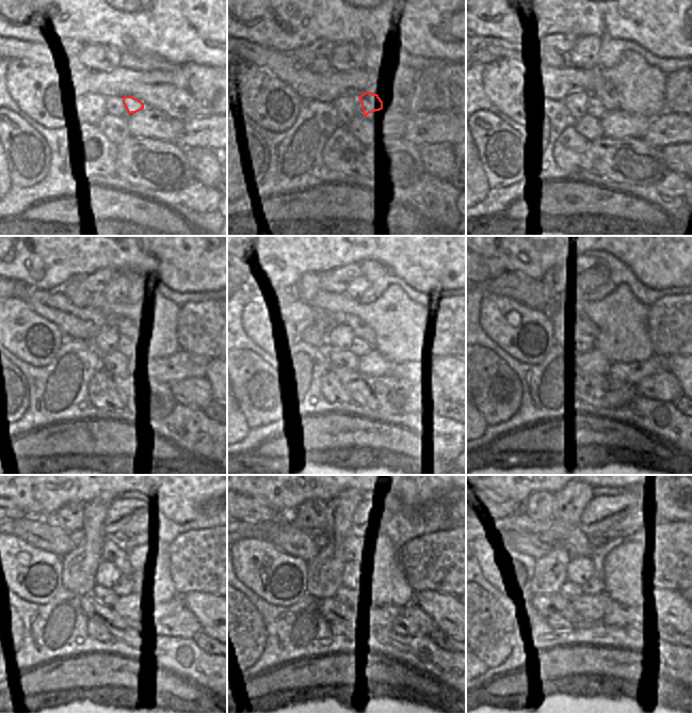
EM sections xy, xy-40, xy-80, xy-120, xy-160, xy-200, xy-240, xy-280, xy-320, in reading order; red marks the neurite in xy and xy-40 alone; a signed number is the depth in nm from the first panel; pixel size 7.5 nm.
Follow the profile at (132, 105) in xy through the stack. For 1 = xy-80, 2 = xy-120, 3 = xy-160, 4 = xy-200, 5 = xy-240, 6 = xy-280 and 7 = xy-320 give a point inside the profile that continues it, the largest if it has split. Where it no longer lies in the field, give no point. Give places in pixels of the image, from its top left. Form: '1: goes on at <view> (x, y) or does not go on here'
1: goes on at xy-80 (606, 93)
2: goes on at xy-120 (125, 328)
3: goes on at xy-160 (359, 328)
4: goes on at xy-200 (586, 317)
5: goes on at xy-240 (111, 551)
6: goes on at xy-280 (348, 548)
7: goes on at xy-320 (556, 532)

